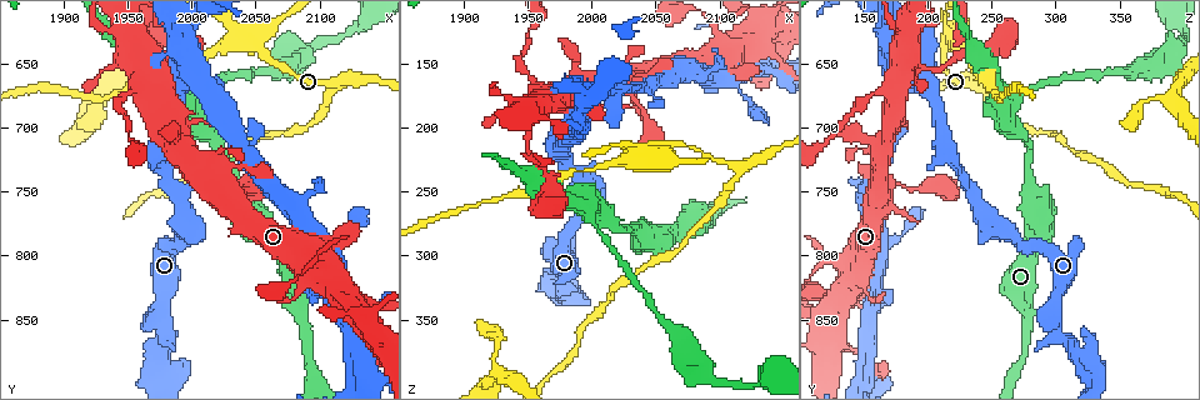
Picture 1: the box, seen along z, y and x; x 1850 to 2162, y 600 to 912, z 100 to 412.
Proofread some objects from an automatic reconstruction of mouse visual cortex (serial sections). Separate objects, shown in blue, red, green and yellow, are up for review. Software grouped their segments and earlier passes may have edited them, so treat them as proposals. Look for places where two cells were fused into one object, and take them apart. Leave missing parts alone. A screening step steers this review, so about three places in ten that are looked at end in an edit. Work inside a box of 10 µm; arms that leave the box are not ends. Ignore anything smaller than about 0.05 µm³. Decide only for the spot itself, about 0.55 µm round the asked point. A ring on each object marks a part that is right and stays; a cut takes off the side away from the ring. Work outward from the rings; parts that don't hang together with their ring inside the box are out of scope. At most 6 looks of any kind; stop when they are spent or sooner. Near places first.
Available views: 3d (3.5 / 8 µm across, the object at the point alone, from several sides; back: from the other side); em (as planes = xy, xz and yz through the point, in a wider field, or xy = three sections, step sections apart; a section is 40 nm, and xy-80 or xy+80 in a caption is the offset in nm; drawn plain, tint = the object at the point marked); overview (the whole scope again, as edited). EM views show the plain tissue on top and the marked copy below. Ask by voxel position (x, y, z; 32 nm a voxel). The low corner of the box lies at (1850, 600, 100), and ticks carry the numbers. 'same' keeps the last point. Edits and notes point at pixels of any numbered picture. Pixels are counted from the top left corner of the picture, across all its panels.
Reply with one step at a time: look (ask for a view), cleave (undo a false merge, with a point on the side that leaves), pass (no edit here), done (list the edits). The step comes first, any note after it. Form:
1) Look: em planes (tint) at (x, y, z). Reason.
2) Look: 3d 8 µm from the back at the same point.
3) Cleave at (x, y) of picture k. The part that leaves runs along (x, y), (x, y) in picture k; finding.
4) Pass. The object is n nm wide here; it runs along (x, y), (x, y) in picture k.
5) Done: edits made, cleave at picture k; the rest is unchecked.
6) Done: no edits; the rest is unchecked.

Look: 3d 3.5 µm at (1992, 628, 180).

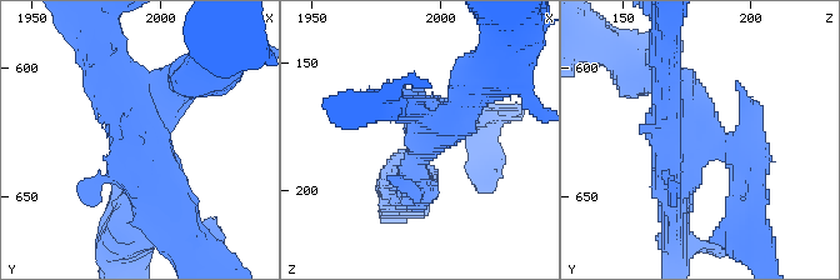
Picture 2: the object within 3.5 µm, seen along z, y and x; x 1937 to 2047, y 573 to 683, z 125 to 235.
Look: em planes (tint) at (1994, 629, 178).

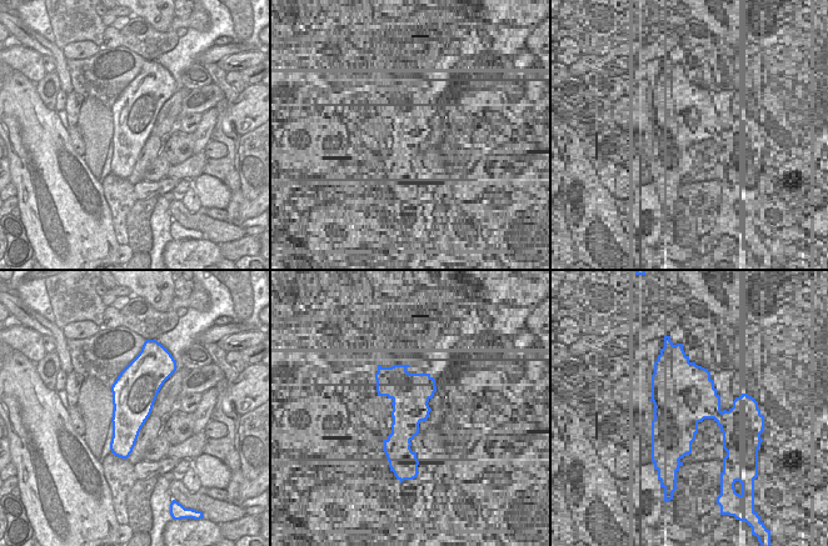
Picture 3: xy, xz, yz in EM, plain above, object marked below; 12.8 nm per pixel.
Cleave at (660, 103) of picture 2. The part that leaves runs along (679, 150), (673, 165), (675, 261) in picture 2; a second cell is stuck on.

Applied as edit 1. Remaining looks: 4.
Look: overview.

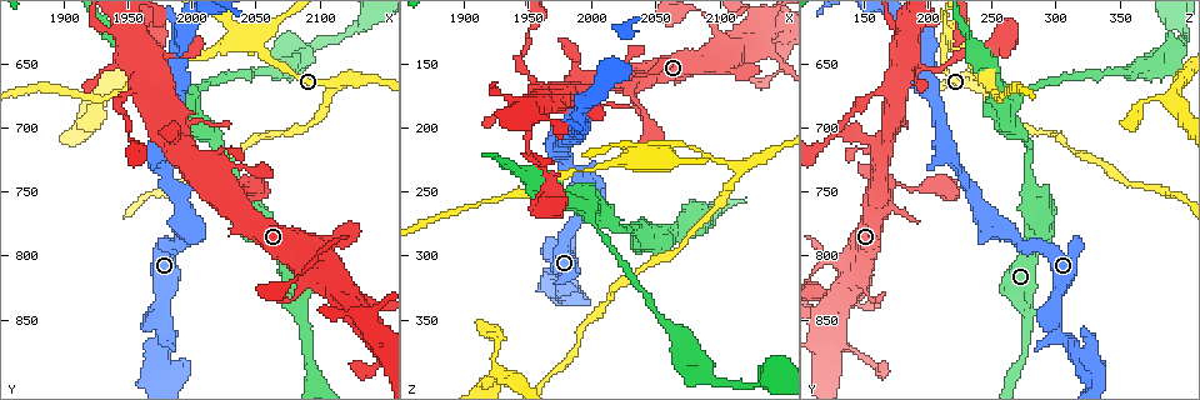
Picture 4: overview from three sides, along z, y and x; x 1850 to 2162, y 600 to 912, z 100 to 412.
Look: 3d 3.5 µm from the back at (1952, 646, 222). Two arms in line, one across.

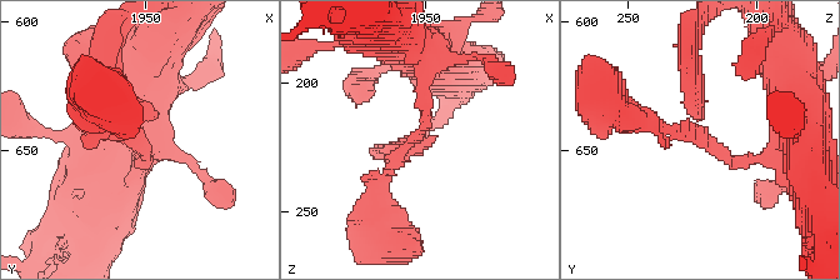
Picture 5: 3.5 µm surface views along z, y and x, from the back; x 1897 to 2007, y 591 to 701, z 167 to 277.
Look: em planes (tint) at (1954, 643, 221). Shape alone is not enough.

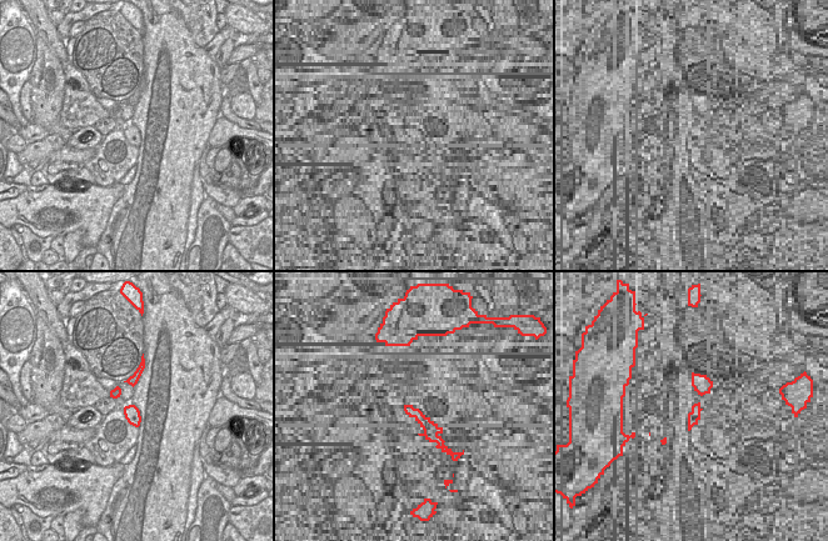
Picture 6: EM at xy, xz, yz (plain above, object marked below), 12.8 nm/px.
Look: em xy step 1 (tint) at the same point. Another direction.

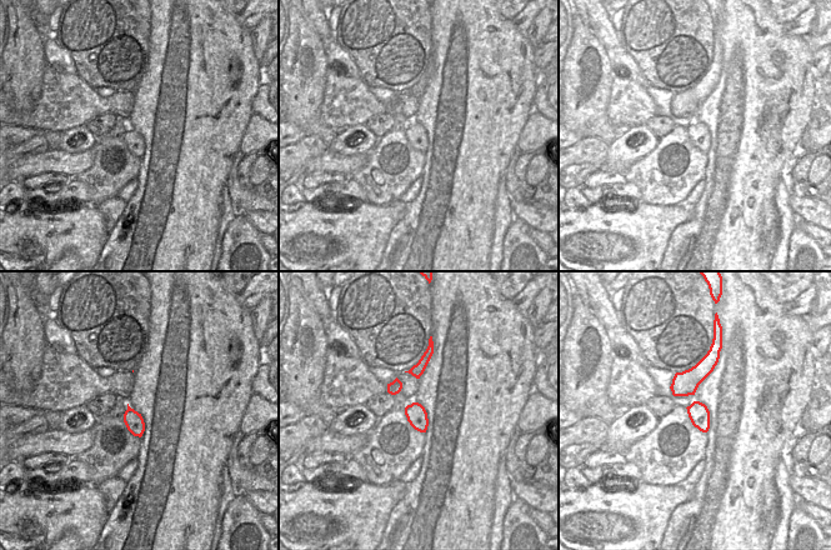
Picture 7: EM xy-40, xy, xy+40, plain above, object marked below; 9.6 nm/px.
Pass. 3 arms meet here; it runs along (425, 71), (425, 126), (375, 206) in picture 5; continuous, no second cell.

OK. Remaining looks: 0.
Done: edits made, cleave at picture 2; the rest is unchecked.

